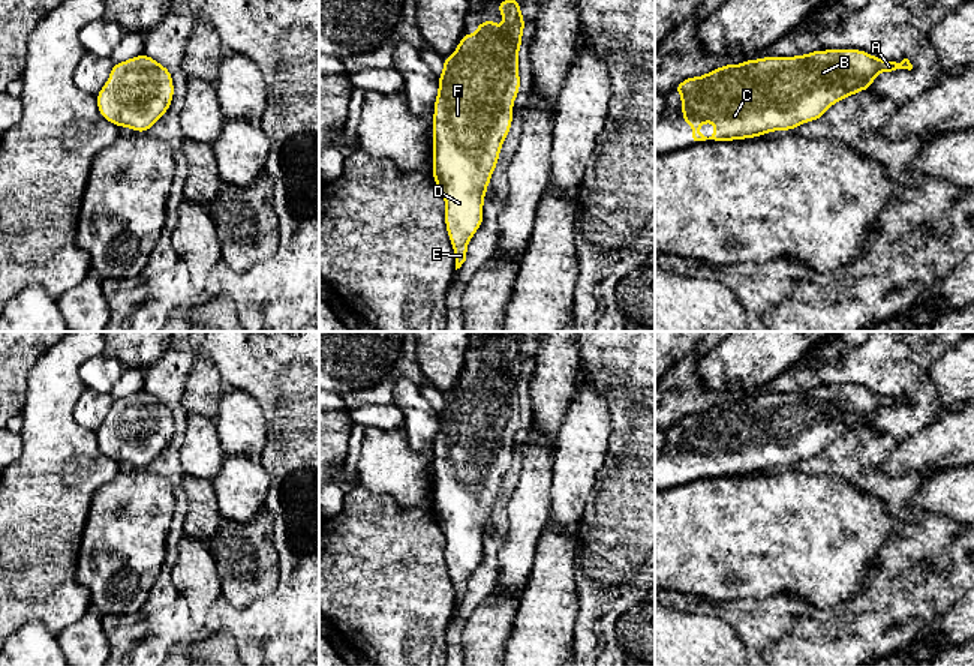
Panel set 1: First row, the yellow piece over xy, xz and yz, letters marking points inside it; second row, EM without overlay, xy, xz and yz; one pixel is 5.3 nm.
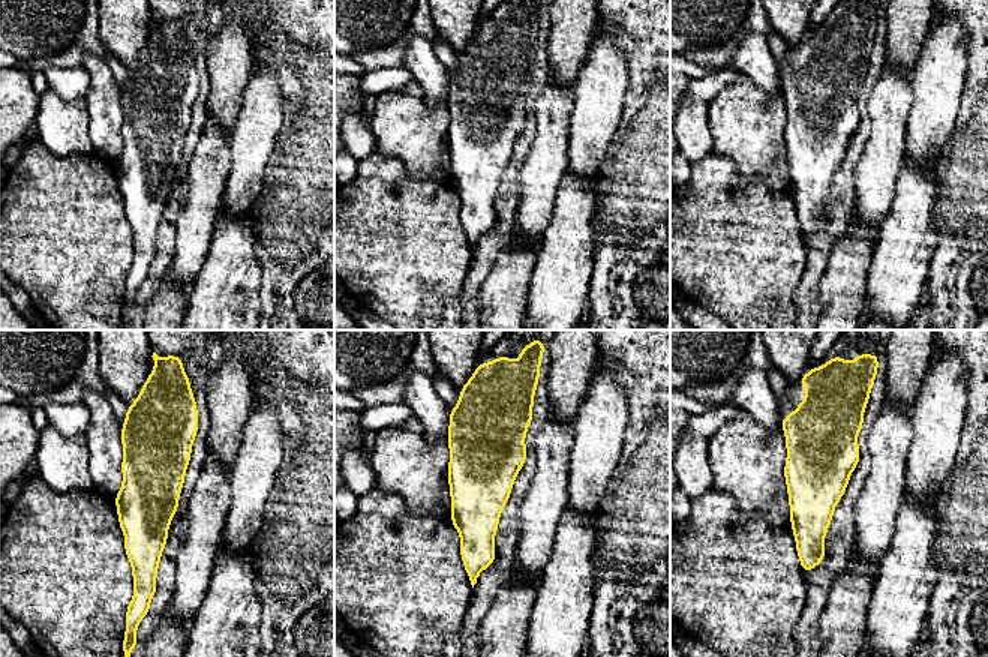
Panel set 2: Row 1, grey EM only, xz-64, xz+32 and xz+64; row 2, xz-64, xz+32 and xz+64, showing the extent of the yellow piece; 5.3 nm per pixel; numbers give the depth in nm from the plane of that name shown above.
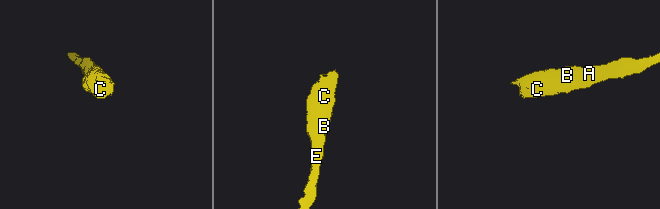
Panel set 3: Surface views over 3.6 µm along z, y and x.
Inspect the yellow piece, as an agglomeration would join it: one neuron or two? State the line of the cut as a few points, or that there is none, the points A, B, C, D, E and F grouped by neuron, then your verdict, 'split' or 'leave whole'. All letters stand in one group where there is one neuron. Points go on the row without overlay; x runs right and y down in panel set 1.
no cut; A B C D E F; leave whole

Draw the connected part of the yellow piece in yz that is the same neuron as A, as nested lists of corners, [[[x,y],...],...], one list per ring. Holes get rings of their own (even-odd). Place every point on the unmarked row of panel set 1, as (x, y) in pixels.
[[[824,386],[811,387],[805,392],[793,393],[763,393],[757,396],[745,396],[740,400],[724,400],[703,412],[691,412],[673,423],[673,428],[682,430],[683,459],[689,459],[692,465],[691,480],[734,477],[757,474],[775,466],[790,466],[802,459],[821,454],[826,447],[836,438],[853,432],[862,426],[869,426],[875,417],[875,411],[881,408],[896,408],[898,405],[913,405],[908,394],[901,399],[881,396],[860,386]],[[707,458],[715,459],[715,471],[706,472],[698,470],[698,464]]]

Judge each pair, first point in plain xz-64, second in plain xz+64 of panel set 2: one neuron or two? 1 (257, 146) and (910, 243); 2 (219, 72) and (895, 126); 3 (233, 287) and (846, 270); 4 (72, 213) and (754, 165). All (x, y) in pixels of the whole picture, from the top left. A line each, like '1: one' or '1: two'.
1: two
2: two
3: two
4: two

